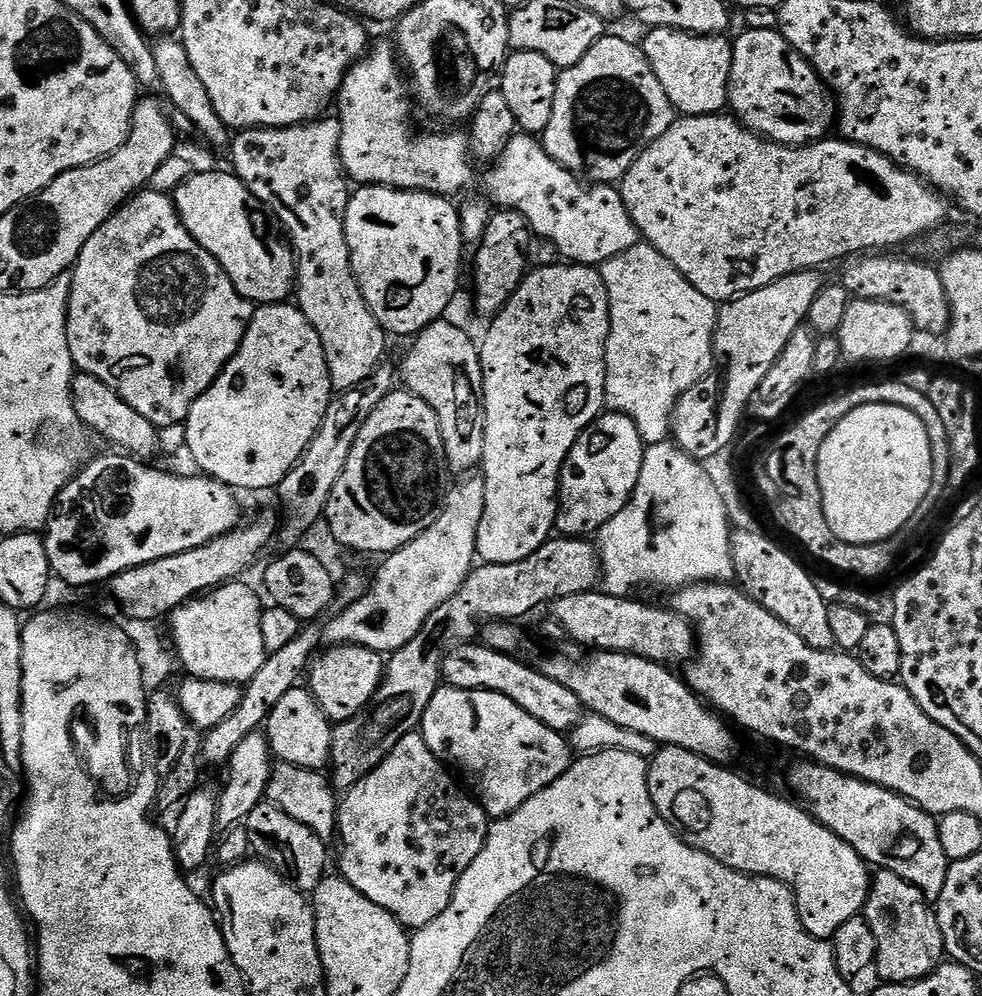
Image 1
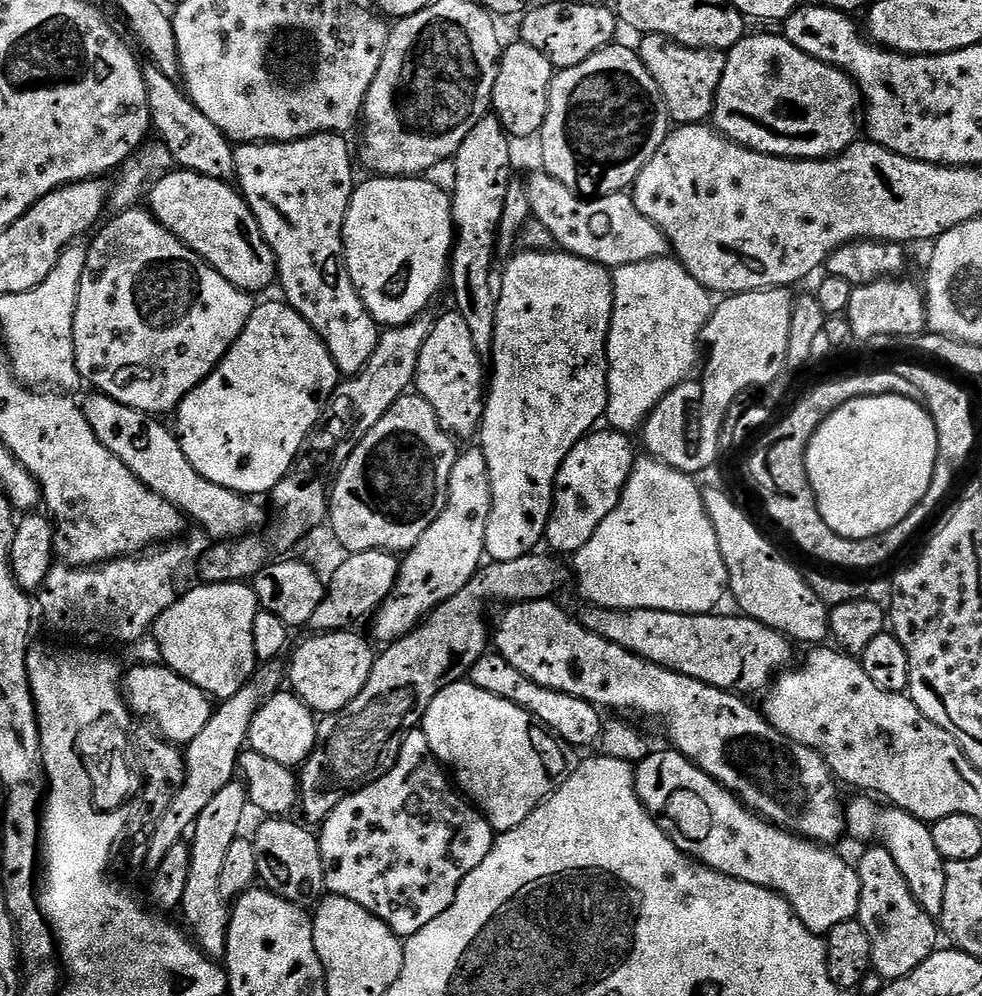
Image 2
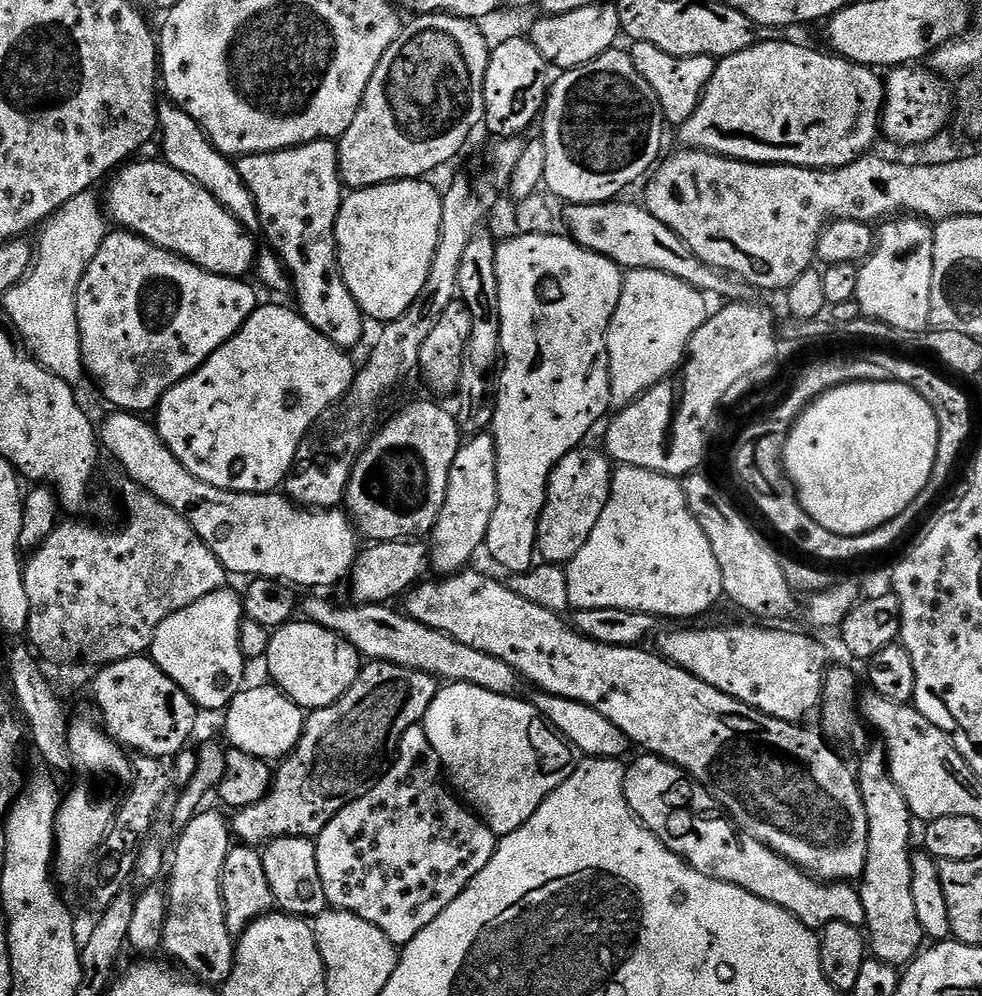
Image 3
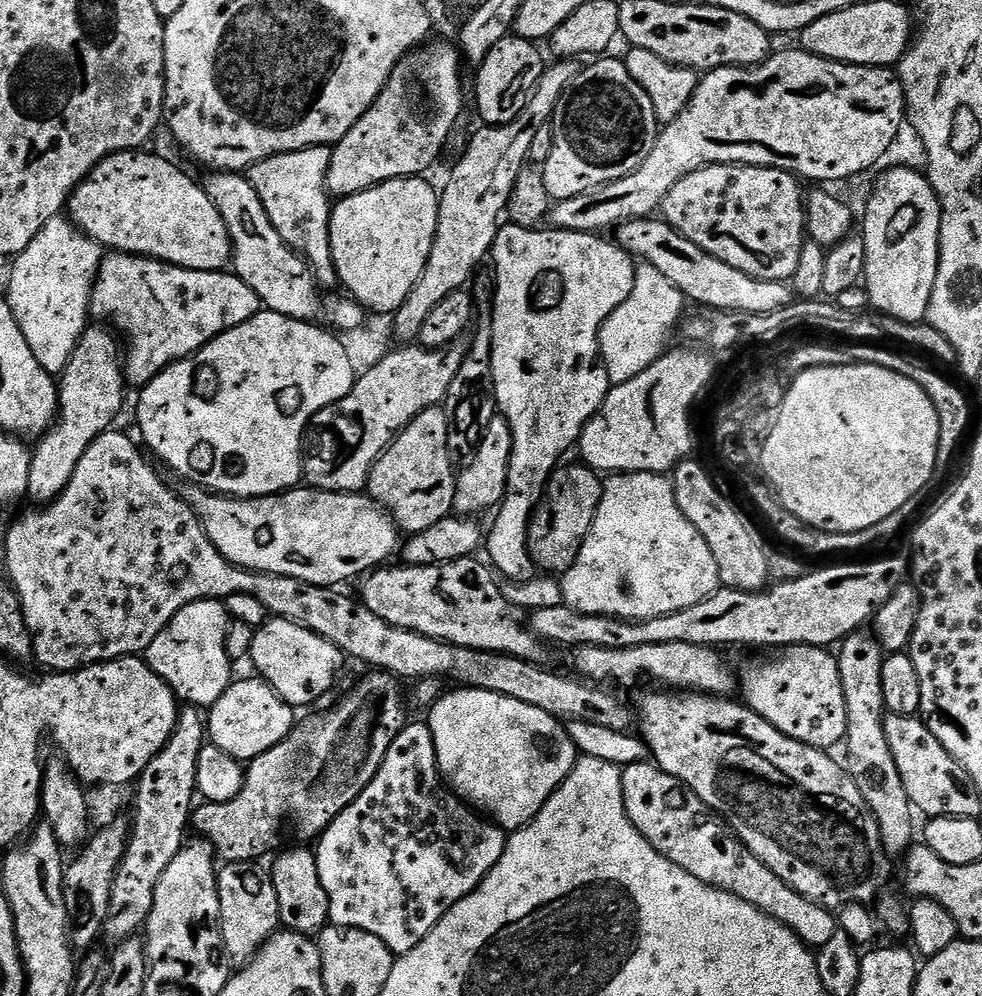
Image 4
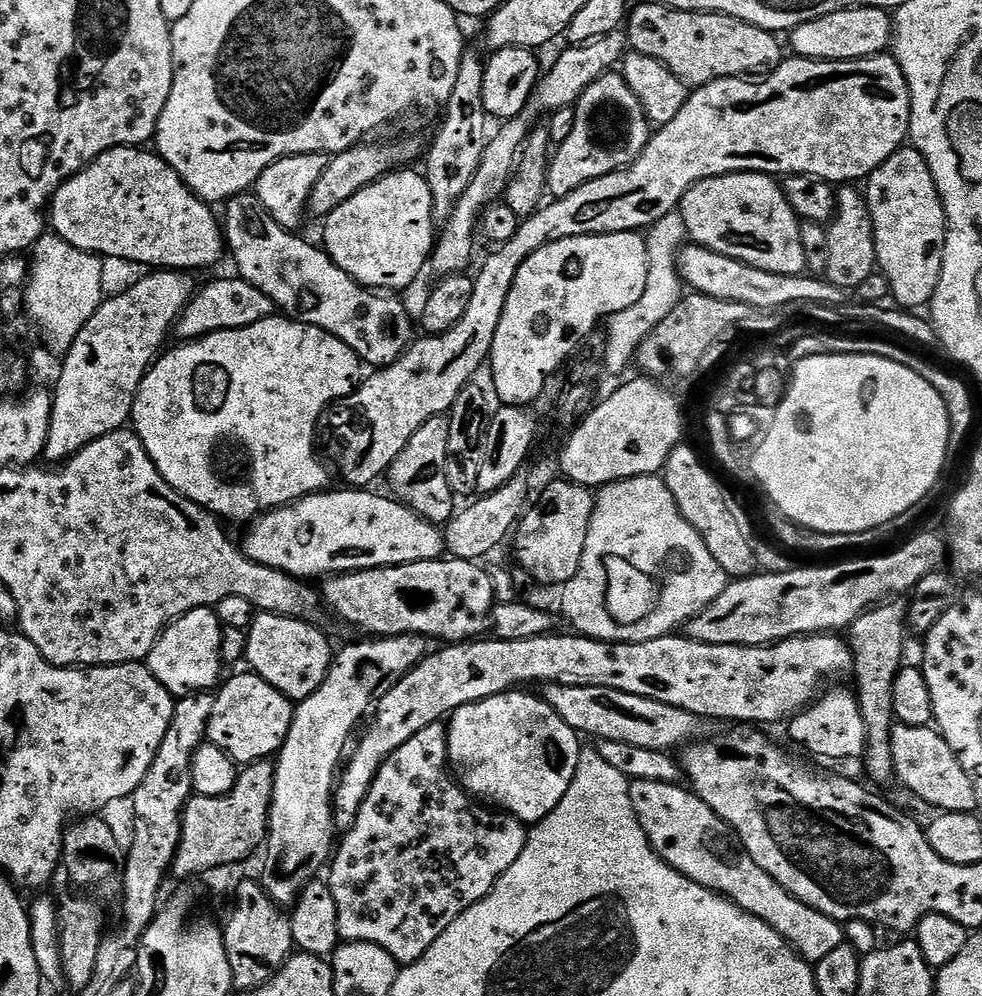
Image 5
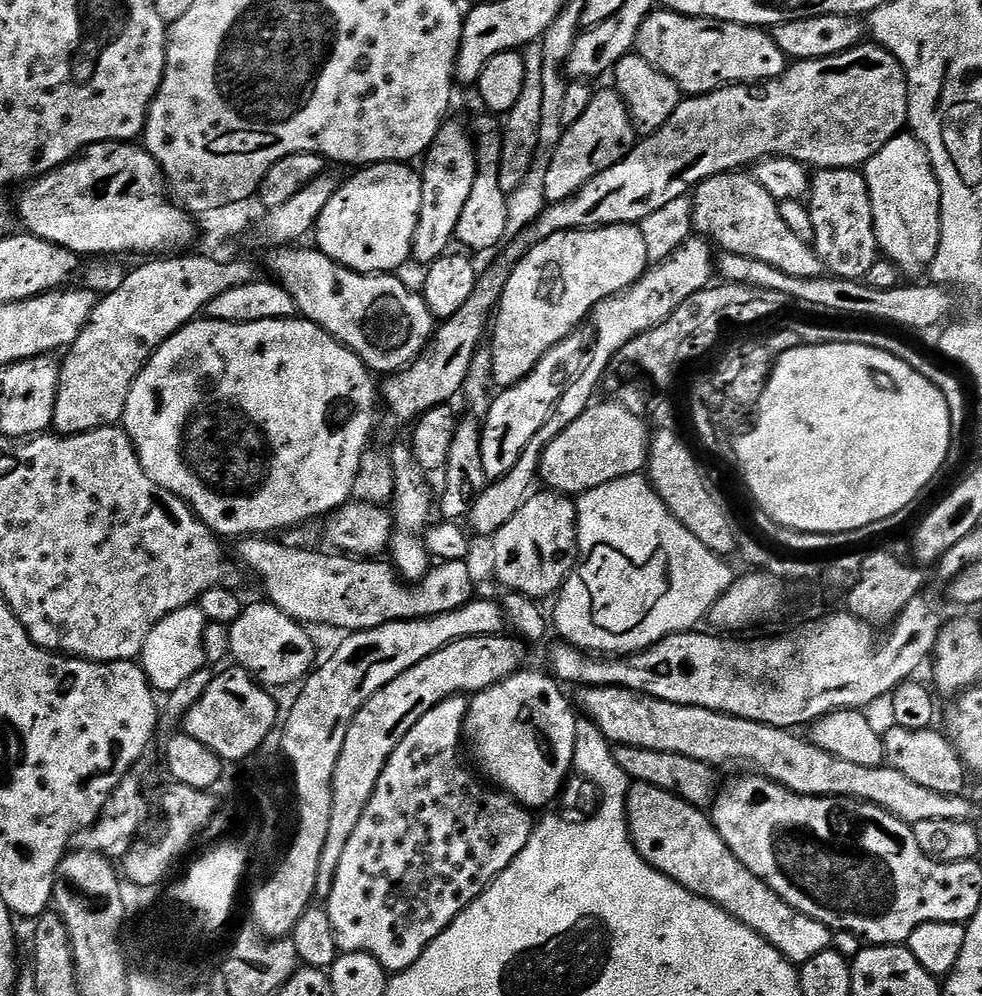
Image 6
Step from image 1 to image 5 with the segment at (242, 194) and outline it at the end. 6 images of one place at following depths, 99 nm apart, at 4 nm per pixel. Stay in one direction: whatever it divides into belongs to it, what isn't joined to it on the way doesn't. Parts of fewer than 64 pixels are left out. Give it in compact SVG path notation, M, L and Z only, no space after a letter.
M143 147L111 148L64 181L50 205L50 228L70 246L94 252L101 258L113 256L132 264L149 264L152 270L193 270L208 268L226 252L226 237L221 221L211 207L198 199L182 182L182 178L155 151Z

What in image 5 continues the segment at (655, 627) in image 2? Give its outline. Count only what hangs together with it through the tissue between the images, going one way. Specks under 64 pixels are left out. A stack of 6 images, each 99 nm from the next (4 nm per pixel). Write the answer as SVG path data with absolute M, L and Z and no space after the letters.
M832 688L787 721L788 736L808 752L824 760L852 760L861 757L866 746L865 723L855 695L844 688Z

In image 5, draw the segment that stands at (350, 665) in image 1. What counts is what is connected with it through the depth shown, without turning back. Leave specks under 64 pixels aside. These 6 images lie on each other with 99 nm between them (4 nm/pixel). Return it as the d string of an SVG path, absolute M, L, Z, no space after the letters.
M269 612L253 615L252 624L246 630L246 660L247 663L252 663L251 671L270 682L270 686L274 686L289 700L305 700L326 678L334 655L331 642L316 627L315 623L306 620L275 616Z

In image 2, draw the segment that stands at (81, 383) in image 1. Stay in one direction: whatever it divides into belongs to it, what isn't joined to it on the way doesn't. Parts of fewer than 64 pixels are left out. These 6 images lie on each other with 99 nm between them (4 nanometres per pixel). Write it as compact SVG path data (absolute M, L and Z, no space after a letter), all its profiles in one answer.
M92 394L88 401L83 401L82 407L86 422L90 422L90 430L94 430L98 442L102 442L102 446L106 446L106 450L110 450L110 454L122 458L122 462L126 462L128 469L145 486L158 493L163 500L170 502L178 511L183 512L191 523L193 520L194 523L201 524L213 536L211 538L213 541L235 540L265 527L265 509L263 512L256 505L259 503L255 499L241 496L238 492L231 492L206 478L202 478L202 474L198 474L198 470L194 470L194 466L190 466L186 454L182 454L182 446L180 441L176 439L175 431L169 425L167 428L166 425L159 424L156 421L159 419L153 418L149 413L134 410L130 406L103 394Z

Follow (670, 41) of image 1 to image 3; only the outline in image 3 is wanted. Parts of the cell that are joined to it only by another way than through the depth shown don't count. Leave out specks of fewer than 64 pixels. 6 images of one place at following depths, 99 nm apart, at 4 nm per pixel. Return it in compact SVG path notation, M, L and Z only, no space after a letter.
M635 42L631 45L630 55L638 74L650 82L654 94L664 111L665 121L669 125L685 124L700 105L710 78L714 78L718 60L715 56L675 56L658 50L658 46L650 46L650 42Z

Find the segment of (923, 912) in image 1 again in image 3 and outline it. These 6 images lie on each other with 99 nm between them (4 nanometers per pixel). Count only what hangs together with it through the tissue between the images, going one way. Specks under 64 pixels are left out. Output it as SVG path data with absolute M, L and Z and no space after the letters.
M883 747L872 748L860 760L860 768L855 769L856 785L860 787L862 802L866 806L866 822L868 823L868 849L866 850L866 866L864 874L858 881L858 891L862 898L866 939L870 952L883 964L907 966L920 955L926 944L922 930L922 922L918 922L918 910L914 906L914 890L912 889L912 824L914 817L906 798L902 798L902 790L898 782L894 782L892 772L888 769L888 753Z

